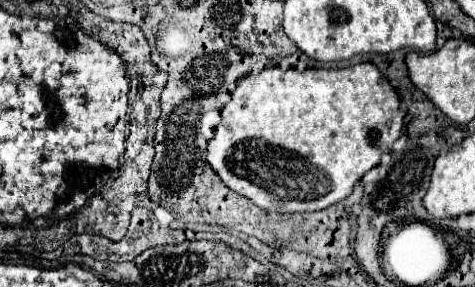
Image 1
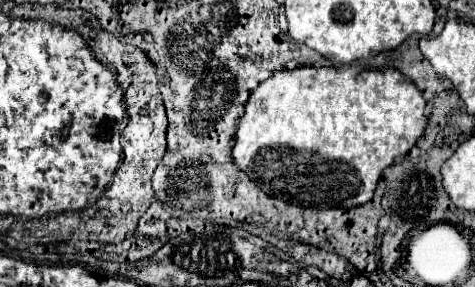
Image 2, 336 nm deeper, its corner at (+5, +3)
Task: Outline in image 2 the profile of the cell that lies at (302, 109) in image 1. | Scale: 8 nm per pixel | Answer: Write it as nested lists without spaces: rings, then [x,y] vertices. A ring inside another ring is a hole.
[[[301,66],[295,70],[281,70],[275,72],[275,76],[267,78],[257,86],[257,90],[251,92],[247,104],[245,104],[245,114],[237,126],[235,134],[235,148],[233,148],[233,158],[235,164],[253,178],[265,190],[265,194],[281,198],[285,202],[293,202],[299,206],[317,206],[317,208],[351,208],[351,206],[361,206],[369,202],[375,194],[375,188],[383,176],[383,170],[395,162],[397,156],[409,154],[409,150],[417,144],[417,140],[423,136],[427,128],[427,118],[425,118],[425,106],[427,100],[423,98],[421,90],[399,70],[395,68],[385,68],[385,70],[363,70],[359,74],[353,74],[353,70],[343,70],[343,68],[315,68],[315,66]]]

